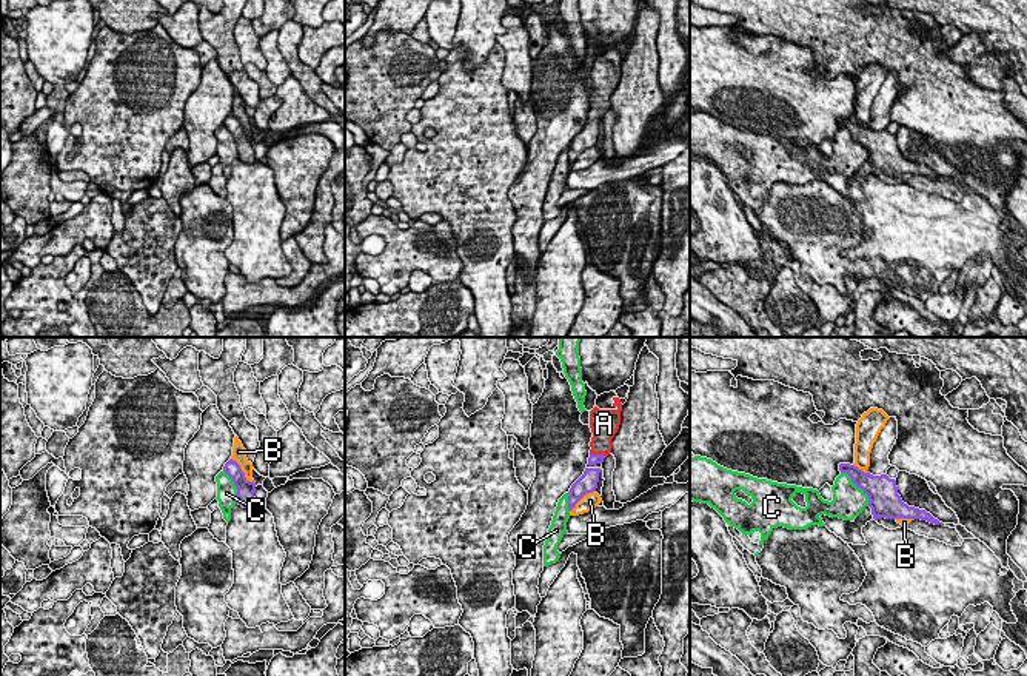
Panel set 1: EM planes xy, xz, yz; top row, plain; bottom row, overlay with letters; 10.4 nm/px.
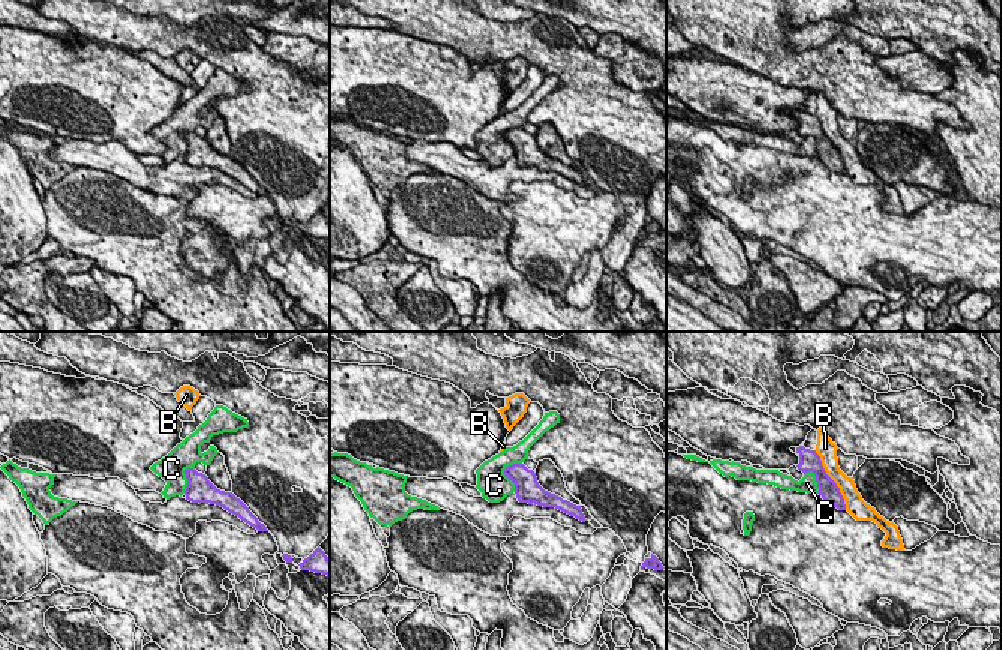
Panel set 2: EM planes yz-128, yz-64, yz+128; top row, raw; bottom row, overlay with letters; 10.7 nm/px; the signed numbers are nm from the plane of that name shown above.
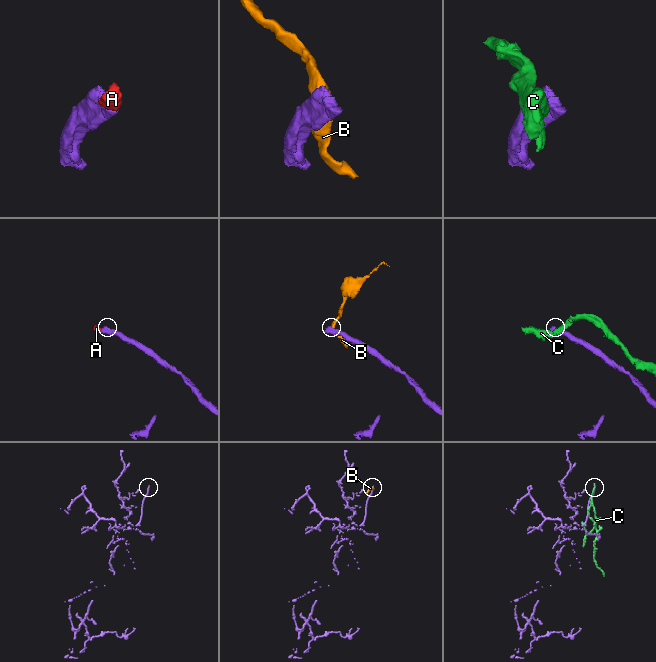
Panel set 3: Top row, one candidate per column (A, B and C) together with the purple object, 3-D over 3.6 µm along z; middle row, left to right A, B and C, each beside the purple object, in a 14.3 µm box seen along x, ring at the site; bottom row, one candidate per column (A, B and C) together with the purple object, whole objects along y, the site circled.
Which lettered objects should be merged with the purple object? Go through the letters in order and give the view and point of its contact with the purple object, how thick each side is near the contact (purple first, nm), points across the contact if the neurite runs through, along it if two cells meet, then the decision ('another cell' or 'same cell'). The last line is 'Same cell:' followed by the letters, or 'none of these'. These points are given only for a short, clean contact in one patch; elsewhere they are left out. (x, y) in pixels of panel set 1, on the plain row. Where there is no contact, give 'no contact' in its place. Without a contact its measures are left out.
A: meets purple in xz at (598, 110); 120 nm thick on the purple side, 220 nm on the other; runs through xz (593, 114), (598, 110), (602, 87); same cell
B: meets purple in xy at (240, 125); 190 nm thick on the purple side, 130 nm on the other; another cell
C: meets purple in yz at (858, 142); 320 nm thick on the purple side, 340 nm on the other; another cell
Same cell: A

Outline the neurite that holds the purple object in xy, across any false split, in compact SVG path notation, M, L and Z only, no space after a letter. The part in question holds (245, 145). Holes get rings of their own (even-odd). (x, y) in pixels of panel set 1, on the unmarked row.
M229 114L225 122L223 126L232 134L236 143L237 143L237 152L239 152L239 160L242 160L243 163L254 163L256 162L256 152L254 152L254 146L256 146L256 137L249 137L245 132L245 128L242 126L240 120Z

